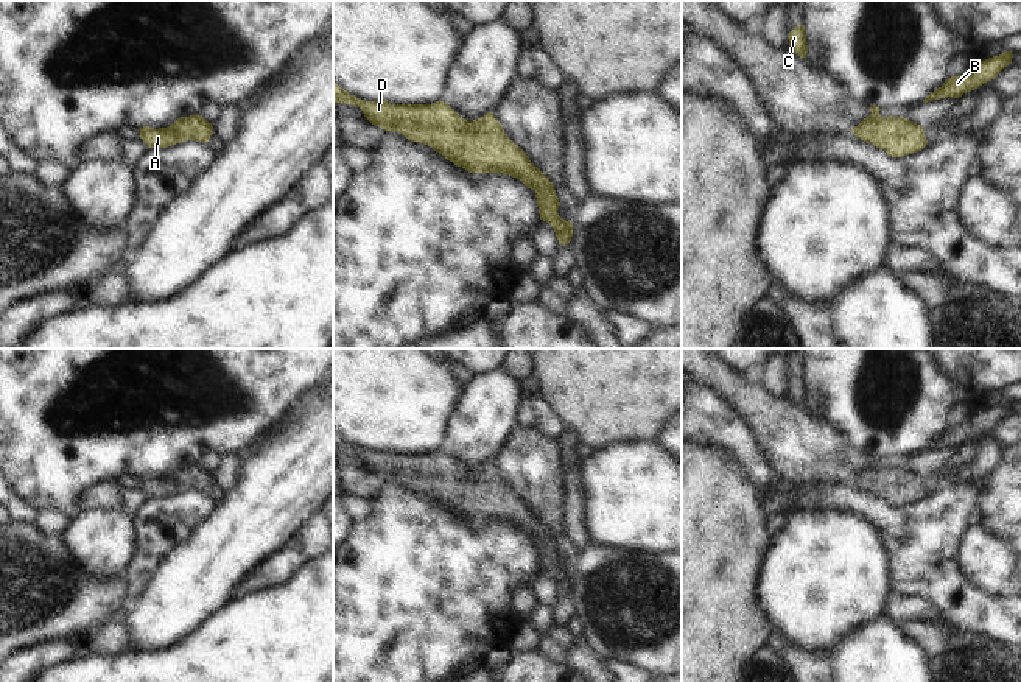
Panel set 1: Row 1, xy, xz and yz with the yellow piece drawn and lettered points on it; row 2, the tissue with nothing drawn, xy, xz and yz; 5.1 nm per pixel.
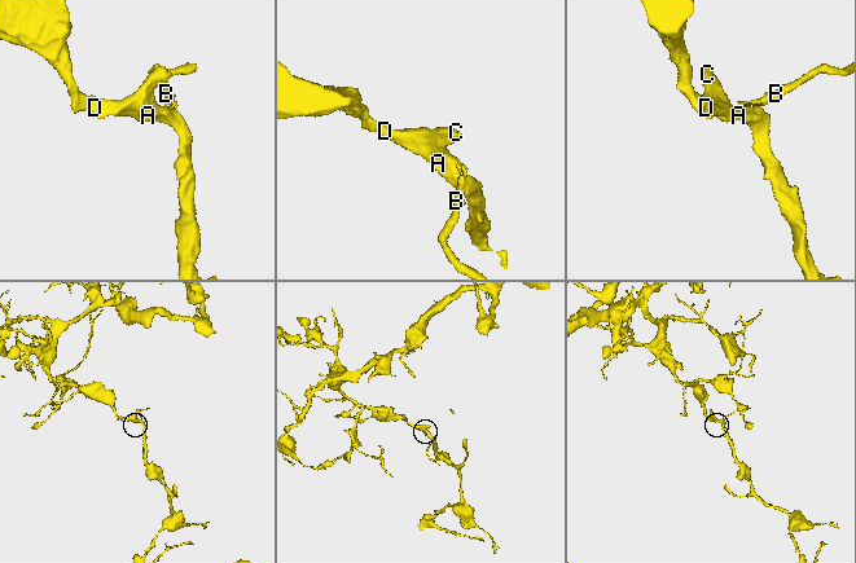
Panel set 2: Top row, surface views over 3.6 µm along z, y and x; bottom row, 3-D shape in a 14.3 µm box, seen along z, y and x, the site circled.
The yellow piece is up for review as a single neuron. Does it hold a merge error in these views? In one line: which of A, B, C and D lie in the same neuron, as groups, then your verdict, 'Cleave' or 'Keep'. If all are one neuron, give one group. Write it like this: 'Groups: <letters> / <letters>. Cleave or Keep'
Groups: A C D / B. Cleave.

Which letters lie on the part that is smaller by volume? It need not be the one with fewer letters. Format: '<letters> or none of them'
B

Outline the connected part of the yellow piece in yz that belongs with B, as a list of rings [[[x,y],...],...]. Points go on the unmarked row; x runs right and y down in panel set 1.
[[[1005,400],[999,405],[988,406],[985,410],[973,411],[970,419],[960,425],[951,425],[942,436],[935,438],[923,450],[932,450],[940,447],[959,447],[967,441],[971,441],[987,430],[991,430],[998,422],[1012,413],[1013,402]]]

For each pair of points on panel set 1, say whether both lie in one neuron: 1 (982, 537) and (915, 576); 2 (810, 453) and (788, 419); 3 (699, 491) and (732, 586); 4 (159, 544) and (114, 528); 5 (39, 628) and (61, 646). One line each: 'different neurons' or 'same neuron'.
1: different neurons
2: same neuron
3: same neuron
4: different neurons
5: different neurons

